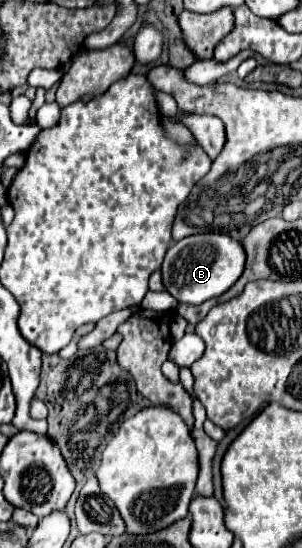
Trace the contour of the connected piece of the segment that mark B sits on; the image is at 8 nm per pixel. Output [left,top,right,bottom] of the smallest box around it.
[161,233,245,305]

